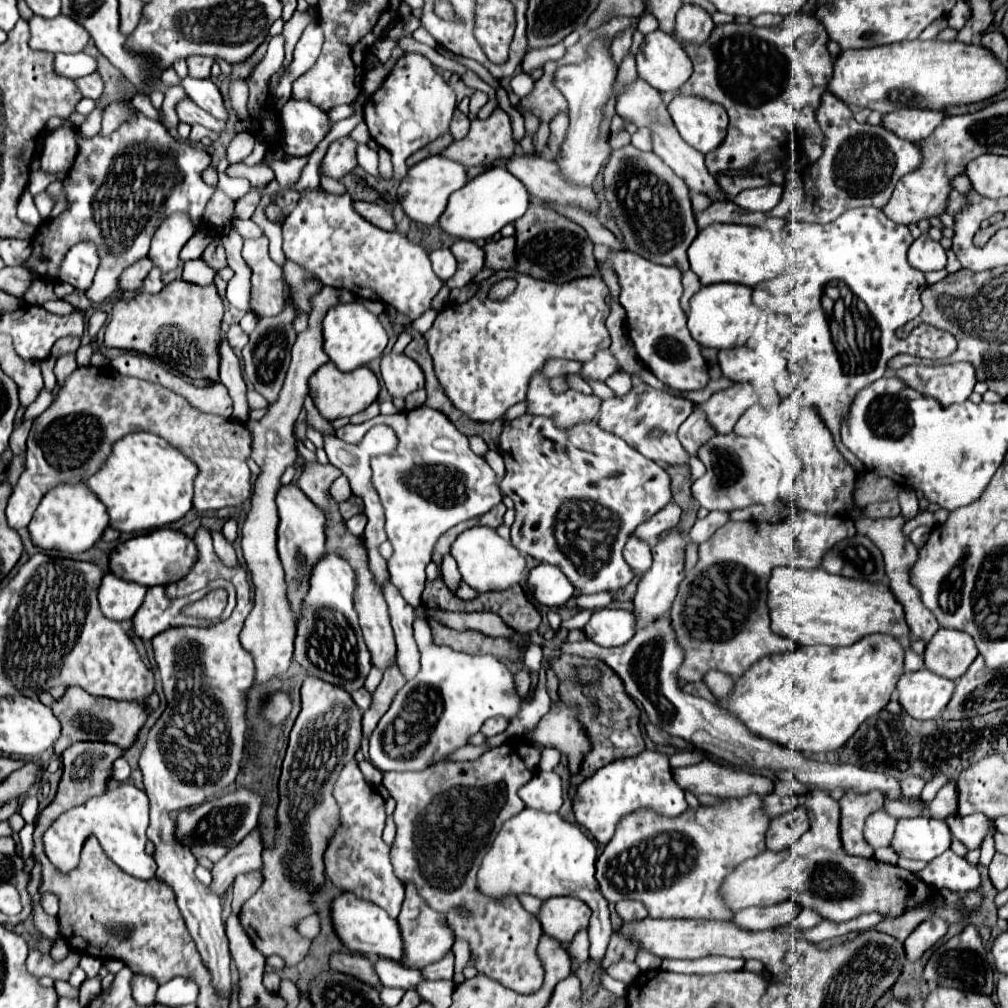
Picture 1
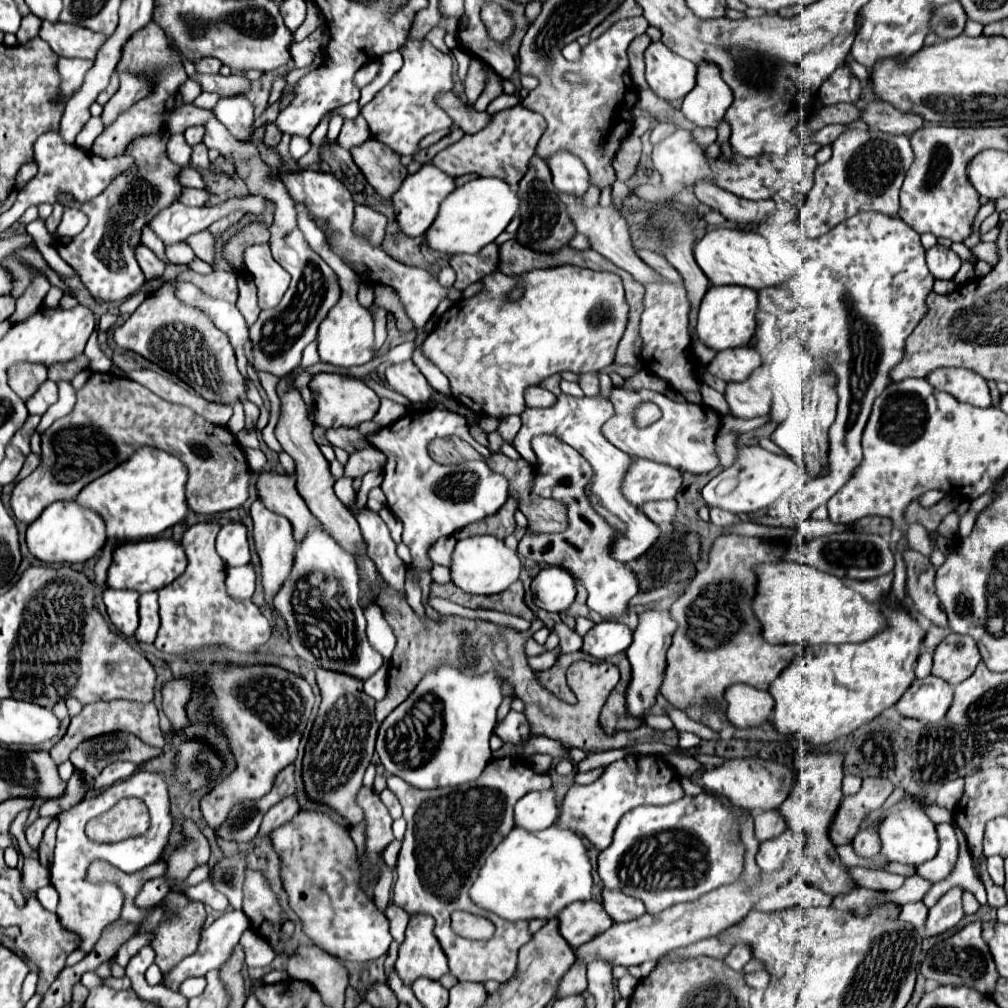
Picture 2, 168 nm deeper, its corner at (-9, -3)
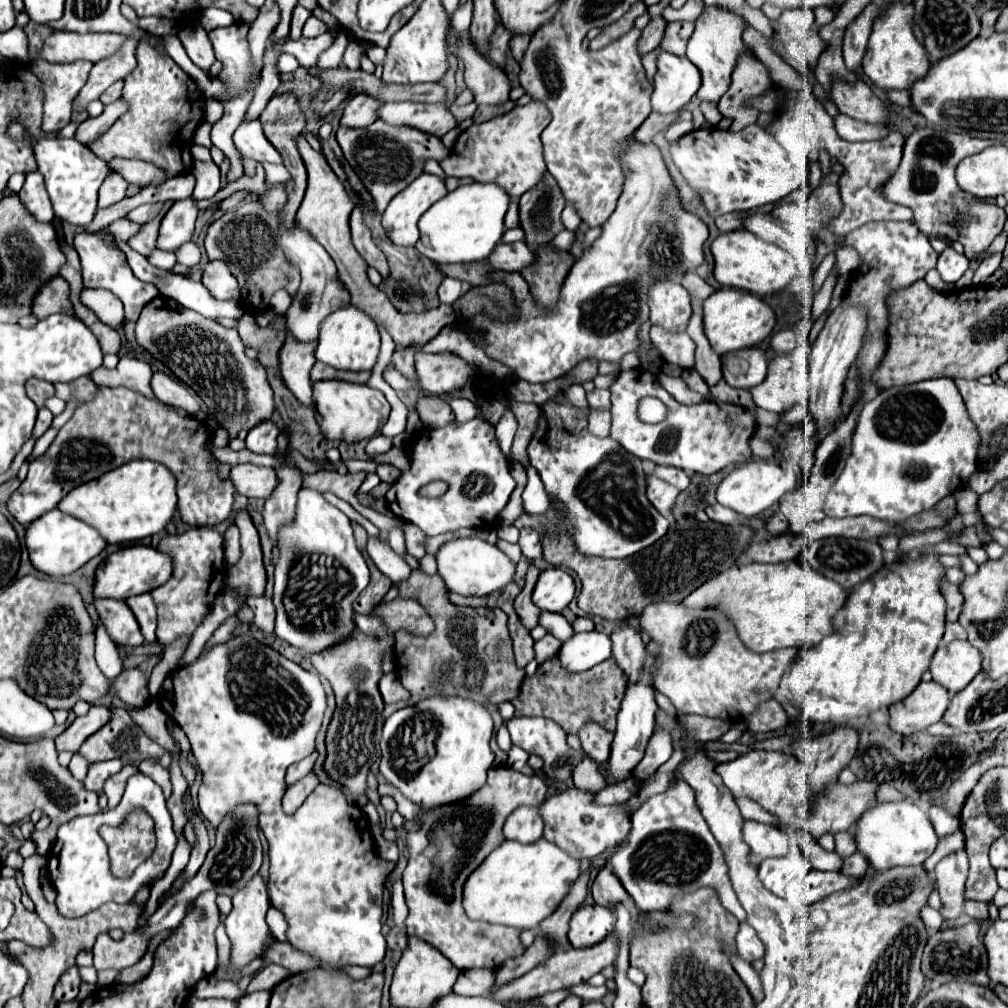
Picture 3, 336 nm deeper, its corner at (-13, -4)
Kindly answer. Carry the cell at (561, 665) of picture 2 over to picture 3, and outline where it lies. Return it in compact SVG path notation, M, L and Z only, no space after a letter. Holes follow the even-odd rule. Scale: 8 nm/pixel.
M551 658L541 664L533 676L523 680L519 696L513 698L511 704L515 706L515 716L545 716L561 724L561 714L585 714L585 722L597 722L605 730L613 732L615 718L625 696L625 688L625 676L619 666L615 666L613 658L601 662L599 666L587 672L577 674L563 670L559 660Z

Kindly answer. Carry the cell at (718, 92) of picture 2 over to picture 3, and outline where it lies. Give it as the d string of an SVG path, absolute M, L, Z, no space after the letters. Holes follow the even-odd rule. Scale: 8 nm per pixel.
M705 6L697 24L695 24L695 32L689 38L687 44L687 58L699 68L701 72L701 88L697 92L697 96L701 100L709 100L709 102L719 102L719 98L727 92L729 82L731 82L731 72L735 68L737 58L751 50L745 42L743 42L743 32L747 28L745 18L731 10L725 10L721 6Z

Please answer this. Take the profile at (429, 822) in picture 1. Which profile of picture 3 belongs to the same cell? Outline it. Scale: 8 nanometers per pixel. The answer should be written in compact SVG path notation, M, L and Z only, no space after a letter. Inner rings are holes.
M491 768L487 774L487 782L481 790L477 790L467 800L447 804L429 812L423 812L413 802L407 802L399 790L391 788L387 782L379 784L379 794L389 794L397 802L397 810L405 820L415 818L417 814L423 816L423 826L417 832L407 834L409 844L409 862L403 872L403 888L405 888L405 902L409 906L407 916L407 934L417 936L423 942L435 946L443 956L447 956L459 970L471 970L471 968L499 968L507 958L523 954L523 946L519 940L519 930L511 930L507 926L491 926L485 922L471 922L465 916L463 910L463 882L467 876L505 840L503 838L503 822L505 818L519 806L539 806L545 800L547 786L543 778L537 776L525 776L521 772L515 772L513 768ZM437 828L447 828L459 842L459 858L455 858L449 868L445 868L441 874L433 874L431 862L421 854L423 848L429 842L429 836Z

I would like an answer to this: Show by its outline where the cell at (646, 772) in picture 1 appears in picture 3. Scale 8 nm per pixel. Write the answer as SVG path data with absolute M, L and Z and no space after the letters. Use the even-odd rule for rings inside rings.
M571 788L547 798L539 806L539 814L543 818L543 838L557 844L561 850L577 860L595 858L603 850L625 840L631 830L631 820L623 814L619 806L597 806L593 802L593 796L595 794L591 792Z

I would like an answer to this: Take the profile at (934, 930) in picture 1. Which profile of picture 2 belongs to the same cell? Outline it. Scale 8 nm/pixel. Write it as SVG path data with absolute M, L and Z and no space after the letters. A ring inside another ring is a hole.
M953 887L929 909L929 915L925 921L925 937L941 935L953 929L963 919L961 893L963 893L961 887Z

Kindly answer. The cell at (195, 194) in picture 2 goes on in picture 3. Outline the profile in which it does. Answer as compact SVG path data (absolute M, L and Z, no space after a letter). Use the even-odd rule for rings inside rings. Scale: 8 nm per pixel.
M193 198L177 200L161 222L157 248L175 252L179 246L189 242L193 236L195 218L197 218L197 208L195 208Z

